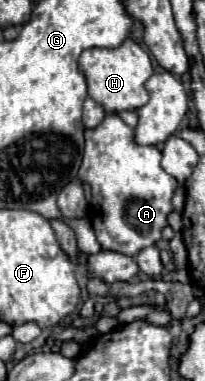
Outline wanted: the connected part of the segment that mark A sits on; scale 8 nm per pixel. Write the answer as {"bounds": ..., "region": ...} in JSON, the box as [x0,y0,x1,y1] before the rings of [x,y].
{"bounds":[79,114,177,256],"region":[[[107,114],[95,128],[85,130],[85,152],[79,168],[81,182],[89,182],[93,190],[91,200],[91,224],[97,242],[103,250],[119,252],[125,256],[137,256],[139,250],[153,246],[161,240],[161,232],[167,226],[167,216],[173,212],[173,196],[177,180],[161,168],[161,152],[155,146],[139,146],[133,140],[133,128],[129,128],[117,114]]]}

